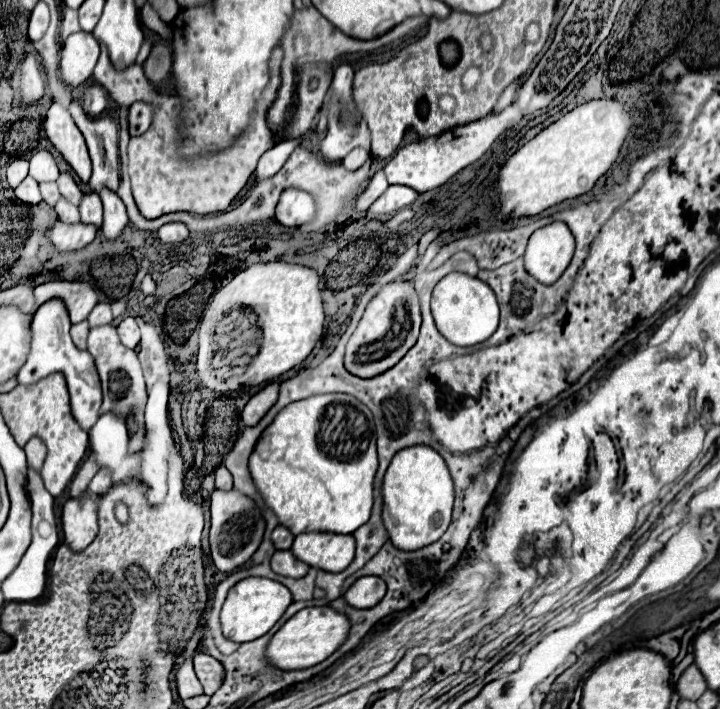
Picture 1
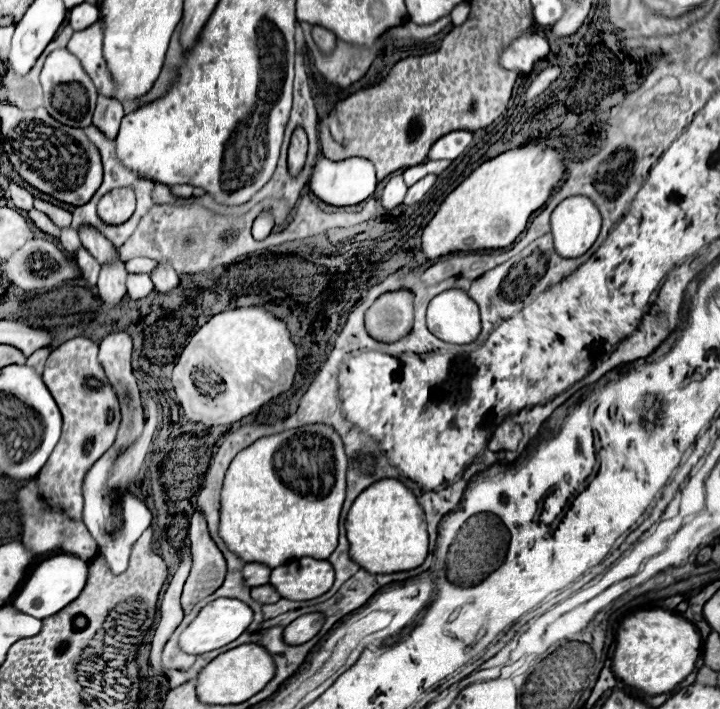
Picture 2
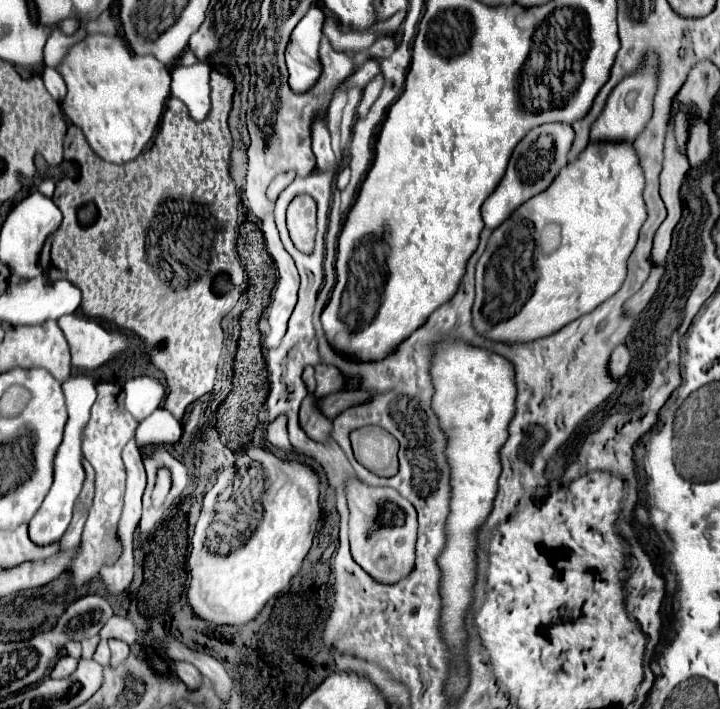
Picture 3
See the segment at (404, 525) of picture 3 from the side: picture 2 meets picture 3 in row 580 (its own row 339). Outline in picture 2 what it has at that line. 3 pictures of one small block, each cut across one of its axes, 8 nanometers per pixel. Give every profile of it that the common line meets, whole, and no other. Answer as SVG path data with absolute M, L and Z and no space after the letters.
M408 290L386 292L366 310L366 330L382 342L394 342L406 336L414 322L412 294Z

